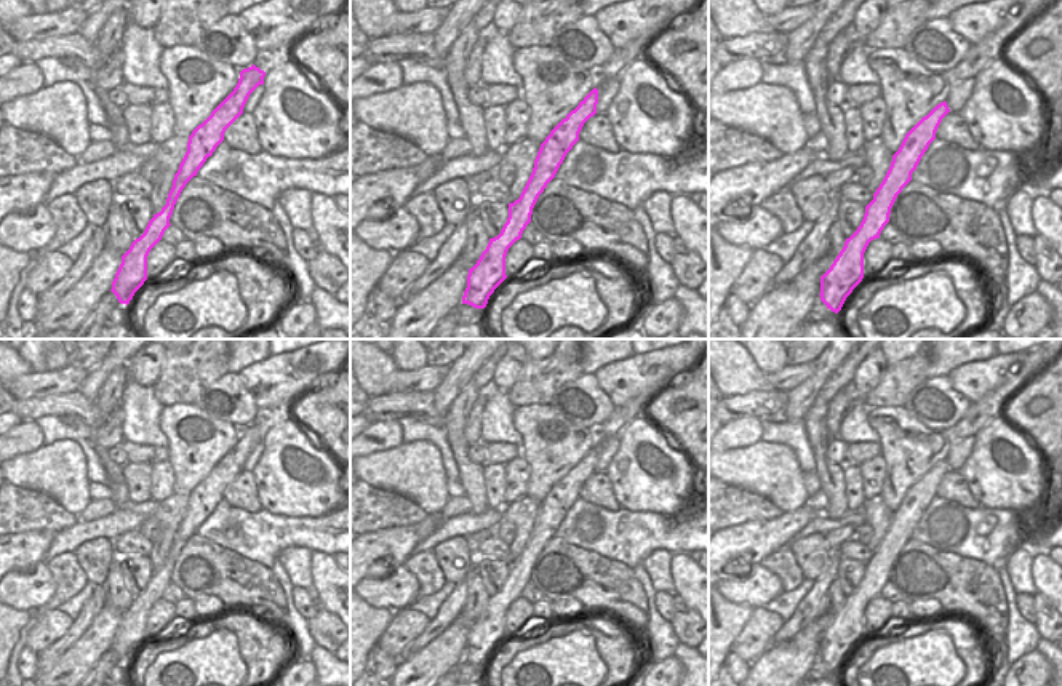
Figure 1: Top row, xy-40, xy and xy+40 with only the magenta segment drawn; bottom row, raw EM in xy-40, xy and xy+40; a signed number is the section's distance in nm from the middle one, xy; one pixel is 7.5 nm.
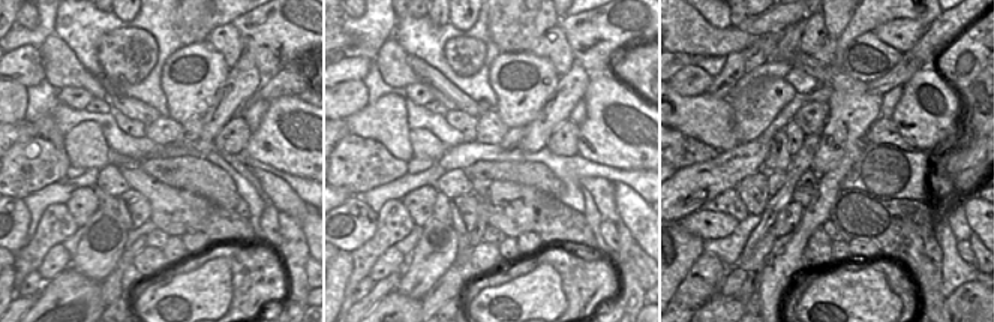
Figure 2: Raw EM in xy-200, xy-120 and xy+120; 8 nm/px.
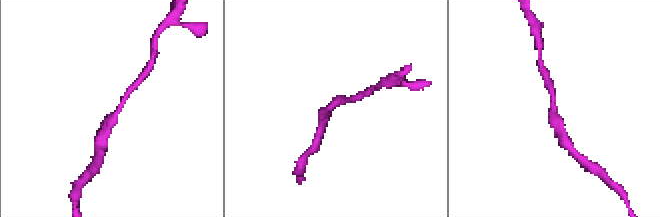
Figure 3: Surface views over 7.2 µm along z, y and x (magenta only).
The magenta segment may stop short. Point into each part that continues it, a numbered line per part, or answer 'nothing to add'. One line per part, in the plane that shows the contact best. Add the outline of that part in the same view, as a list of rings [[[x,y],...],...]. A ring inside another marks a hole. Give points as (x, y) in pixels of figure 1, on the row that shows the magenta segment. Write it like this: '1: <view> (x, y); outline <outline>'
nothing to add

